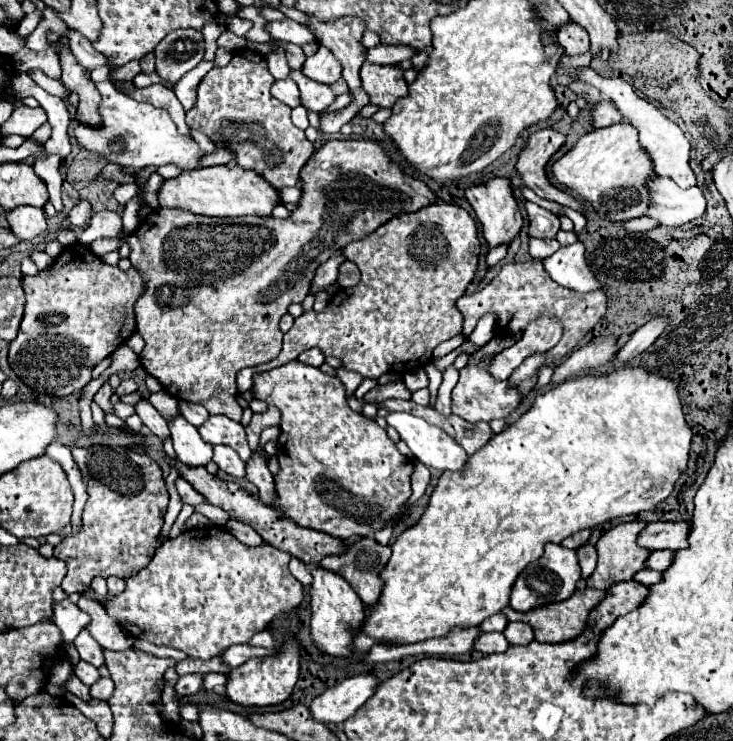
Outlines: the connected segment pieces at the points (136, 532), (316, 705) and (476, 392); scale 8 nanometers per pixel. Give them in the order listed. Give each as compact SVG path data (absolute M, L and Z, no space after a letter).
M73 447L73 457L83 473L83 481L87 485L89 499L85 503L83 515L81 515L81 531L73 531L67 535L53 551L53 555L67 563L67 575L61 583L61 589L65 595L71 593L83 593L83 589L89 589L93 577L133 577L139 569L147 567L151 557L155 555L155 549L163 543L161 541L161 527L163 527L163 515L167 511L169 493L165 489L163 471L155 459L151 459L147 453L135 453L127 447L121 447L121 451L115 447L87 447L79 449Z
M371 673L355 675L333 689L327 689L323 695L313 699L309 711L315 721L319 723L343 723L351 713L355 713L369 697L375 695L379 687L379 679Z
M487 355L487 357L481 357L477 363L465 365L459 371L459 383L453 389L453 413L463 417L469 423L503 419L511 411L515 411L523 401L523 393L519 391L519 387L509 385L509 381L495 381L495 377L491 377L489 373L491 361L493 361L493 355Z

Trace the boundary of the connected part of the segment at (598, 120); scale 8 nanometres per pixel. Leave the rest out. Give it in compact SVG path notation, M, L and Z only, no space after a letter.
M611 101L597 103L593 107L591 115L593 115L595 127L609 127L609 125L615 125L615 123L621 123L623 121L623 115L615 109L615 105L611 105Z

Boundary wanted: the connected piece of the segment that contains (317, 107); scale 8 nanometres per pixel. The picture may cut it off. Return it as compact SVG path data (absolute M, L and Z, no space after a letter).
M291 71L291 79L299 85L301 91L301 105L309 111L323 113L333 103L333 91L329 85L317 83L305 77L301 71Z

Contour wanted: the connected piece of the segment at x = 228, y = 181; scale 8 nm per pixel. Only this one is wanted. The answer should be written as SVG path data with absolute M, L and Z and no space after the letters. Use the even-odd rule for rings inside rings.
M237 163L183 171L179 177L165 181L165 185L159 191L159 199L161 207L177 207L209 217L241 217L241 215L269 217L271 211L277 205L281 205L279 189L275 189L269 181L265 181L265 177L259 175L257 171L241 169Z

